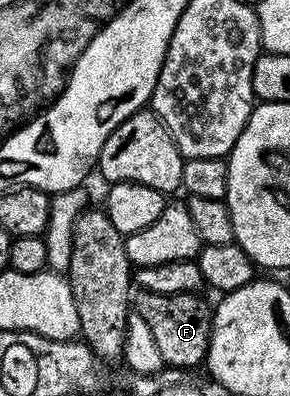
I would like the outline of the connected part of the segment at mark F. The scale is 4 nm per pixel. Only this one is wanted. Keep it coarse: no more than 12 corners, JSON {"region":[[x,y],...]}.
{"region":[[139,290],[161,360],[202,367],[211,343],[212,303],[199,294]]}

